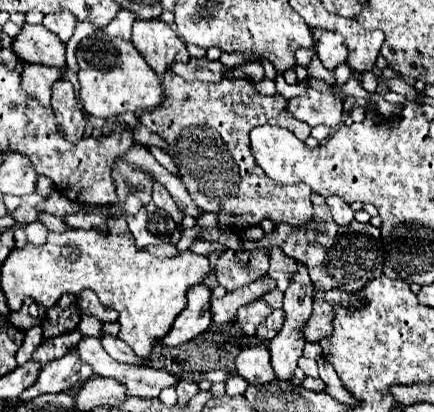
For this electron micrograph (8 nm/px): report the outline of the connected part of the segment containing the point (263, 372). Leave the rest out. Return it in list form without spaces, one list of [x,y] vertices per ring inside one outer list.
[[[256,345],[256,347],[244,349],[236,357],[236,371],[248,383],[254,383],[254,385],[270,383],[272,379],[276,379],[276,373],[270,365],[270,353],[268,353],[266,345]]]

